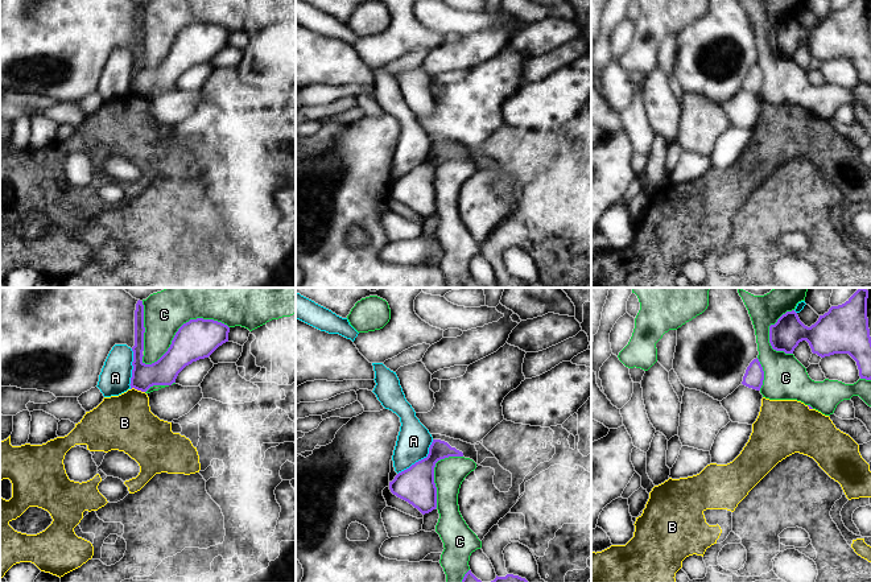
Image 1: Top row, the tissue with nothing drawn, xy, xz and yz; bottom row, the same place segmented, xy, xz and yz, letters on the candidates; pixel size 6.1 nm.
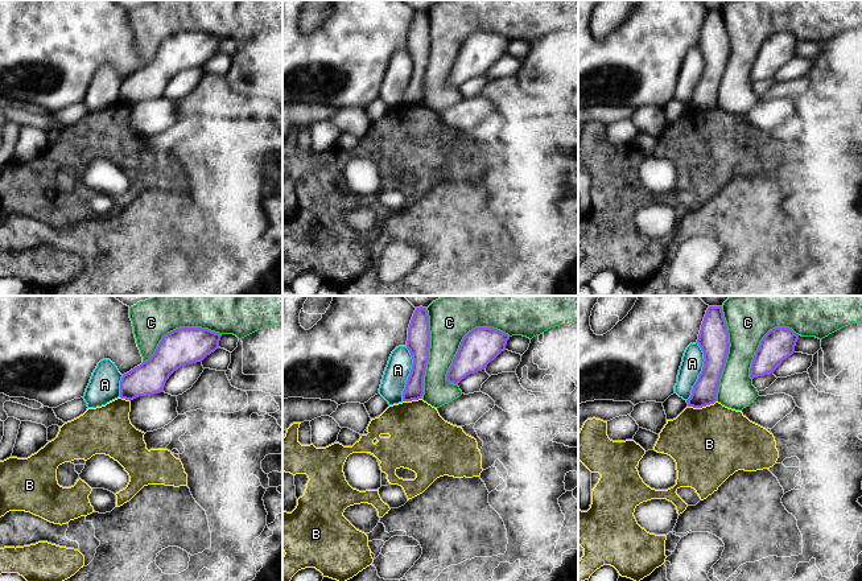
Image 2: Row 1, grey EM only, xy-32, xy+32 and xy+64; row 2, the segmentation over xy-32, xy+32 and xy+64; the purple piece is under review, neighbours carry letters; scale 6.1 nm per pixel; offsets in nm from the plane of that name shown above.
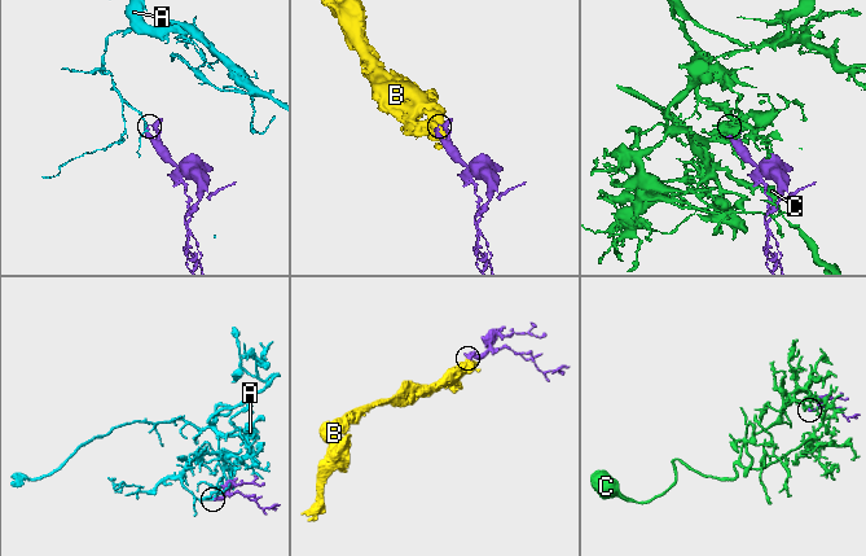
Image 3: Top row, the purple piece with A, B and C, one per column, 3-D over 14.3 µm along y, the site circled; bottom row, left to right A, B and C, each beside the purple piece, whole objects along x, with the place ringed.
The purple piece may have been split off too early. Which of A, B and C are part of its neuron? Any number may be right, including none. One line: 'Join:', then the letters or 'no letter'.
Join: no letter

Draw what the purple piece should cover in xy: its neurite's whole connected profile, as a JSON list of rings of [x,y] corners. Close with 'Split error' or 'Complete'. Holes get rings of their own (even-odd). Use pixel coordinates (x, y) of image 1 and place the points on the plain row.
[[[137,5],[135,15],[135,50],[131,94],[146,96],[153,90],[172,90],[178,78],[193,66],[209,62],[219,50],[228,46],[230,32],[214,24],[190,24],[176,37],[168,55],[154,67],[143,66],[144,9]]]. Complete

